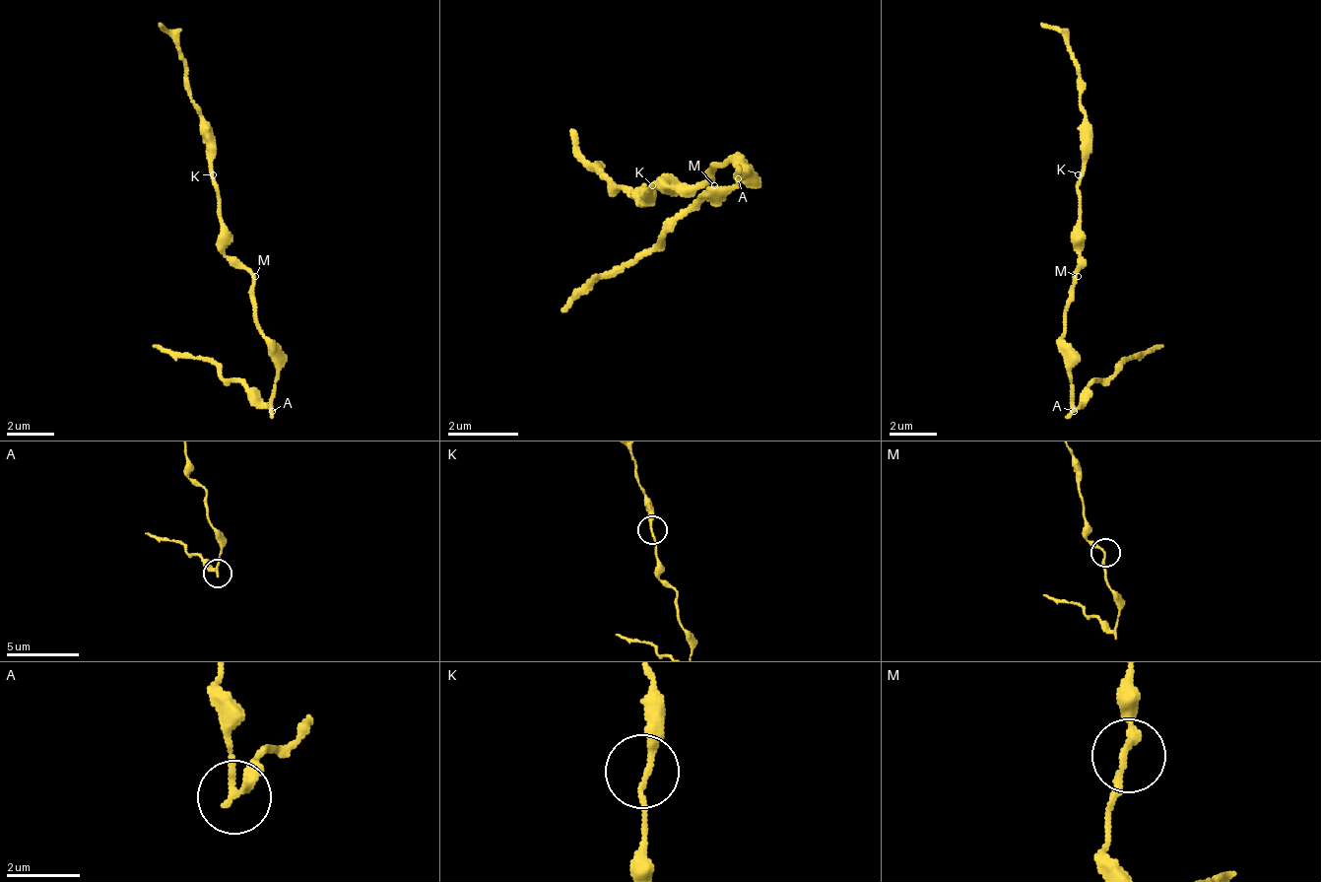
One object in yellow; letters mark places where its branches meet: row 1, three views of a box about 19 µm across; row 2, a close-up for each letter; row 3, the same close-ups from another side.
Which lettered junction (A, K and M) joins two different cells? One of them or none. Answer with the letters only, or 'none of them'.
A

